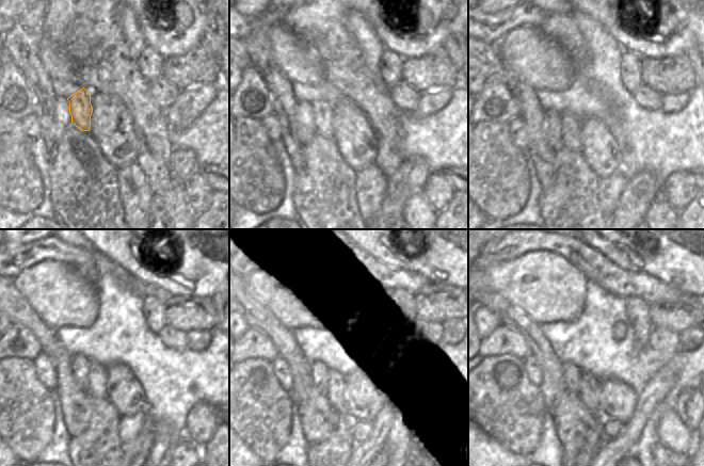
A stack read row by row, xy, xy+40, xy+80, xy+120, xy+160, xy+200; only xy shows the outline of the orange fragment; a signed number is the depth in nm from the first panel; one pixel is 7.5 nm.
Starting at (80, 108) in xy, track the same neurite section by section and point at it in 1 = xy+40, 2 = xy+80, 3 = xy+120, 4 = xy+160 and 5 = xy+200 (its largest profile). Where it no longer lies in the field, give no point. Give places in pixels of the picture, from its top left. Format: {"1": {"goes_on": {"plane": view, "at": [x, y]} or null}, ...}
{"1": {"goes_on": {"plane": "xy+40", "at": [322, 112]}}, "2": {"goes_on": {"plane": "xy+80", "at": [571, 125]}}, "3": {"goes_on": {"plane": "xy+120", "at": [97, 378]}}, "4": {"goes_on": {"plane": "xy+160", "at": [337, 392]}}, "5": {"goes_on": {"plane": "xy+200", "at": [590, 390]}}}

